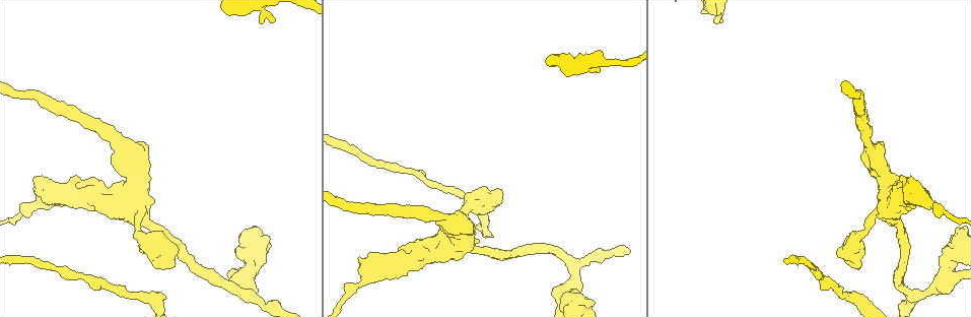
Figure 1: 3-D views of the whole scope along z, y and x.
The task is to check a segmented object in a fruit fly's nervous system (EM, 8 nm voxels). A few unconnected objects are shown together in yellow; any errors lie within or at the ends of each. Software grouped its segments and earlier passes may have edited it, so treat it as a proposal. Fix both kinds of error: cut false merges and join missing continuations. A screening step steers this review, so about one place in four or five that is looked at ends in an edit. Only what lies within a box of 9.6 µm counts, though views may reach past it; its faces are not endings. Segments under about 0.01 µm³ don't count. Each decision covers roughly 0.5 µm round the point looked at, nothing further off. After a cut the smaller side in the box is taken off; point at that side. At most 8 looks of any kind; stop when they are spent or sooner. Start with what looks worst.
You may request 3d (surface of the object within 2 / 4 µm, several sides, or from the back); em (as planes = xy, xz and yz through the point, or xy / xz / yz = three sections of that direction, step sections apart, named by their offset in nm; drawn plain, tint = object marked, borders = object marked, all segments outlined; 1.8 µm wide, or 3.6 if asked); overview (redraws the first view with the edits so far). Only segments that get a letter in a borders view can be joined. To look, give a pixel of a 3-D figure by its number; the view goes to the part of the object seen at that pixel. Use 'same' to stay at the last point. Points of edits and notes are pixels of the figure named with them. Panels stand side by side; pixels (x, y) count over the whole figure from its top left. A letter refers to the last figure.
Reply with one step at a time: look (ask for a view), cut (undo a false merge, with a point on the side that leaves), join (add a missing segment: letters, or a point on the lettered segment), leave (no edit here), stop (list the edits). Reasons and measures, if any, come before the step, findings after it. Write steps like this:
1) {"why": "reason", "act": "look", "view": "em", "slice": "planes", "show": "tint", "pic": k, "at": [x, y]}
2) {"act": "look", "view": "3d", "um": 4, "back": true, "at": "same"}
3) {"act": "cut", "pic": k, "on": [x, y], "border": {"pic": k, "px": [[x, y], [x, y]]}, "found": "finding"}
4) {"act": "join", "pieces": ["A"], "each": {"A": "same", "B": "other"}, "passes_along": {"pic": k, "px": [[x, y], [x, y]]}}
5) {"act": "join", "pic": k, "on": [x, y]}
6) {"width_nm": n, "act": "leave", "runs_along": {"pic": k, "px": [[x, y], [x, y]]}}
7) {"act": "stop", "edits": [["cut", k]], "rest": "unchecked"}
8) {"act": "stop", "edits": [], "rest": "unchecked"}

{"why": "thick turns thin", "act": "look", "view": "em", "slice": "planes", "show": "borders", "pic": 1, "at": [34, 208]}

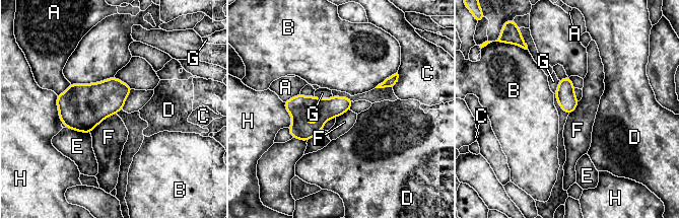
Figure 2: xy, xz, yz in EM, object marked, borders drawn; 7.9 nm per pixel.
{"longest_contact_nm": ["F", 260], "act": "leave", "each": {"A": "other", "B": "other", "C": "other", "D": "other", "E": "other", "F": "other", "G": "other", "H": "other"}, "found": "all the same neuron"}

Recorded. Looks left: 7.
{"why": "an open end", "act": "look", "view": "em", "slice": "planes", "show": "borders", "pic": 1, "at": [166, 298]}

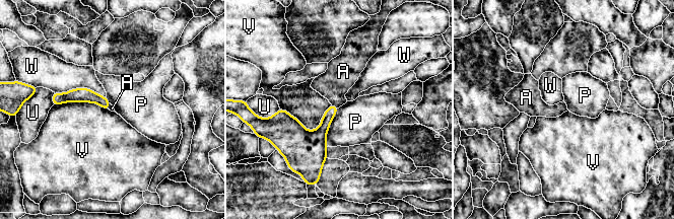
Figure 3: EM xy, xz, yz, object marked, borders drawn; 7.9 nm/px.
{"longest_contact_nm": ["W", 420], "act": "join", "pic": 3, "on": [341, 75], "each": {"A": "same", "P": "other", "U": "other", "V": "other", "W": "other"}, "found": "the neuron continues"}

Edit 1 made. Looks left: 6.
{"act": "look", "view": "overview"}

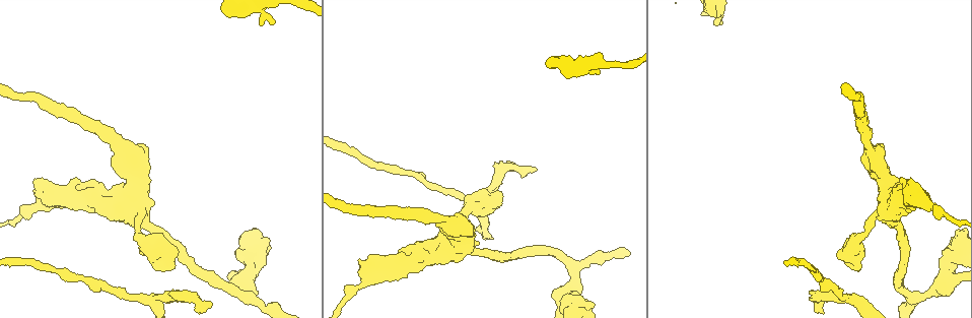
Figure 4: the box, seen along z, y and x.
{"why": "free end", "act": "look", "view": "3d", "um": 2, "pic": 4, "at": [262, 24]}

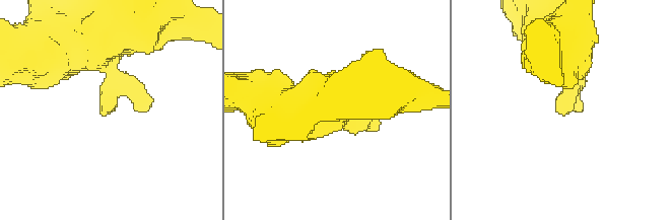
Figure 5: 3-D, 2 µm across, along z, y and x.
{"why": "shape alone is not enough", "act": "look", "view": "em", "slice": "planes", "show": "borders", "pic": 5, "at": [105, 115]}

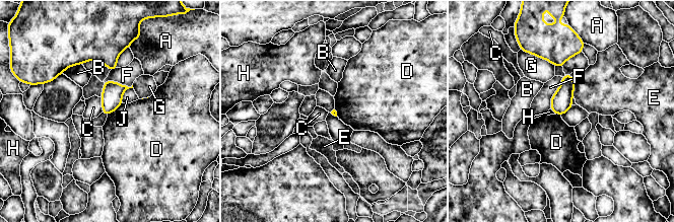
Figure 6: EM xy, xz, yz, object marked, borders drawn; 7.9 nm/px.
{"act": "leave", "each": {"A": "other", "B": "other", "C": "other", "D": "other", "E": "other", "F": "other", "G": "other", "H": "other", "J": "other"}, "border": {"pic": 6, "px": [[122, 102], [108, 116]]}, "found": "none of them fits"}

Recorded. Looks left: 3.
{"act": "stop", "edits": [["join", 3]], "rest": "unchecked"}

